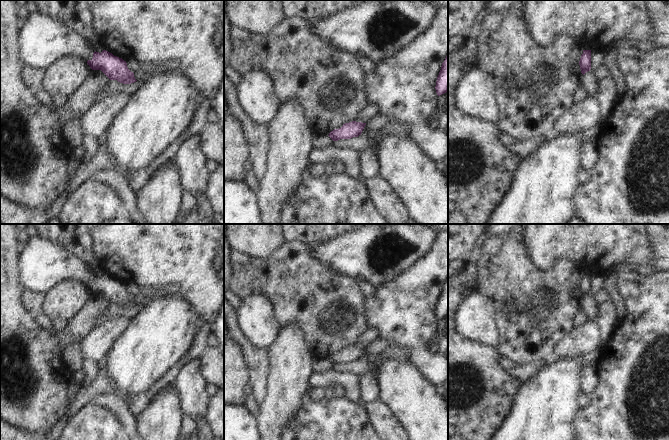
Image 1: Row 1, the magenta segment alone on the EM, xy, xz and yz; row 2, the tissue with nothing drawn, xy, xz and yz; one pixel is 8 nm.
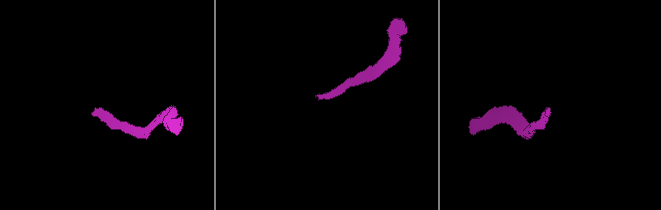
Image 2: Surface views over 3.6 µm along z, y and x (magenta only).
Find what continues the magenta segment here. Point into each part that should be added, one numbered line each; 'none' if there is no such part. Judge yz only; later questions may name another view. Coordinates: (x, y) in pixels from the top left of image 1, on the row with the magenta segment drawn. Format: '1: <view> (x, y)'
none

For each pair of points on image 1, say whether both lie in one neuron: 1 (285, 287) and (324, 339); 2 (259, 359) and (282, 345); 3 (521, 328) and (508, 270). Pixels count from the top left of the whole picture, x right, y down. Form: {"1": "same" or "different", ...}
{"1": "same", "2": "different", "3": "same"}

